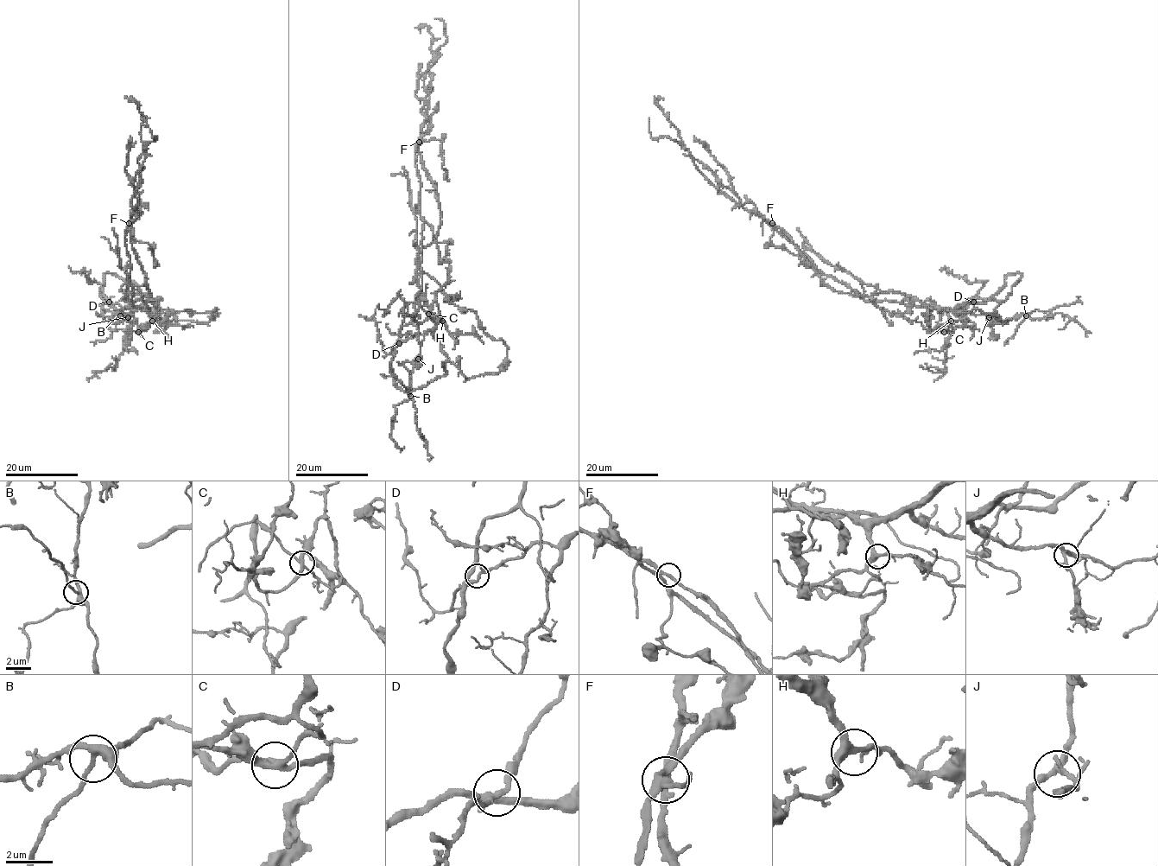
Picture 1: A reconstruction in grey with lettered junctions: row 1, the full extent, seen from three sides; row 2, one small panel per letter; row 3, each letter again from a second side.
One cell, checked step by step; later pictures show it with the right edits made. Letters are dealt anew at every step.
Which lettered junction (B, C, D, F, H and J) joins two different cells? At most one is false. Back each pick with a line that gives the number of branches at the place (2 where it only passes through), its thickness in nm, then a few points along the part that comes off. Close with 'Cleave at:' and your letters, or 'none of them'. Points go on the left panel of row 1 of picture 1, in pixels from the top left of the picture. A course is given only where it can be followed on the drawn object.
Cleave at: none of them

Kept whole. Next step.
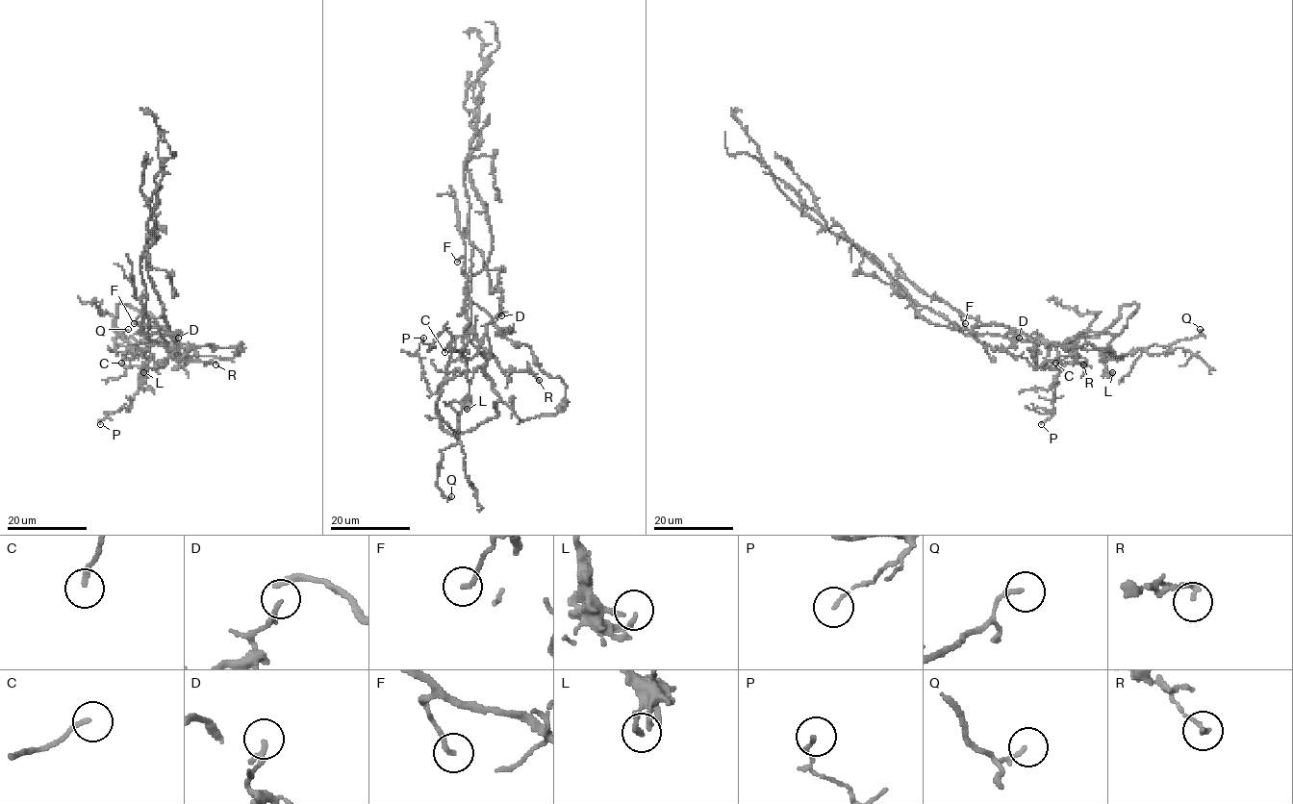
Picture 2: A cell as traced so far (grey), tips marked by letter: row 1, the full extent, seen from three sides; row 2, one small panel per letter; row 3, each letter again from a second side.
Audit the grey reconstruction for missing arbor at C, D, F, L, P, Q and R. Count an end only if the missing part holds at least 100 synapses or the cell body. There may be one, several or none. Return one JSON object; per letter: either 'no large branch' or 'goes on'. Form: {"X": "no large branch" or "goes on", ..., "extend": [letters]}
{"C": "no large branch", "D": "no large branch", "F": "no large branch", "L": "no large branch", "P": "no large branch", "Q": "no large branch", "R": "no large branch", "extend": []}

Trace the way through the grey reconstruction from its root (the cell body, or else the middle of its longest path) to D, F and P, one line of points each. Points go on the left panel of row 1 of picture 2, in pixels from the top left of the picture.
D: (168, 326), (159, 329), (142, 324), (146, 335), (168, 353), (164, 366), (165, 358), (178, 354), (178, 338)
F: (168, 326), (167, 329), (149, 327), (142, 321), (141, 315), (134, 323)
P: (168, 326), (142, 324), (146, 335), (168, 353), (167, 363), (145, 368), (131, 409), (109, 414), (100, 424)

